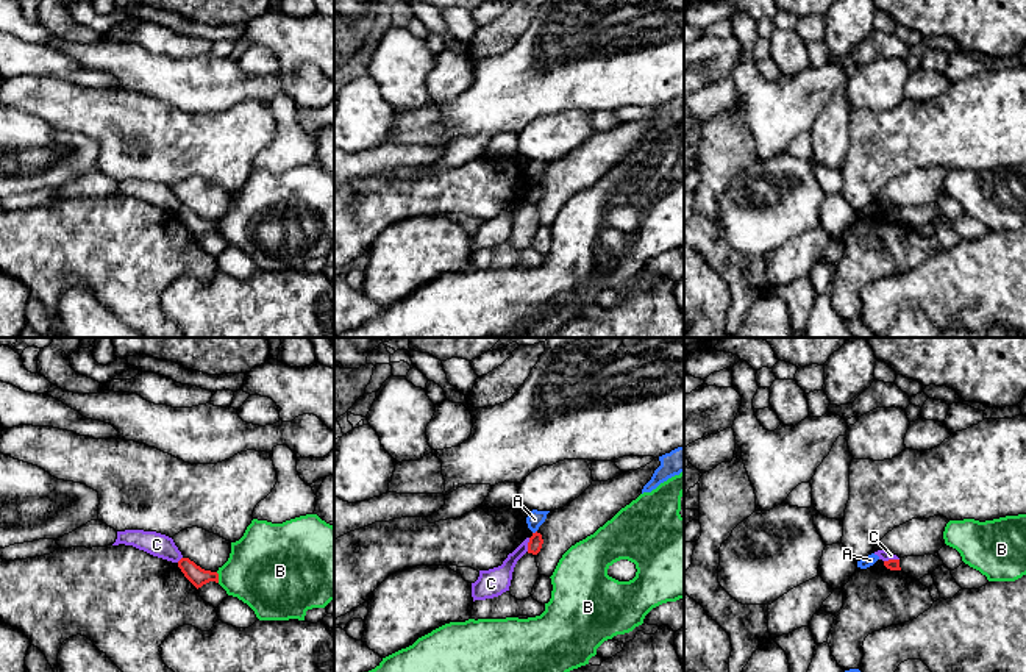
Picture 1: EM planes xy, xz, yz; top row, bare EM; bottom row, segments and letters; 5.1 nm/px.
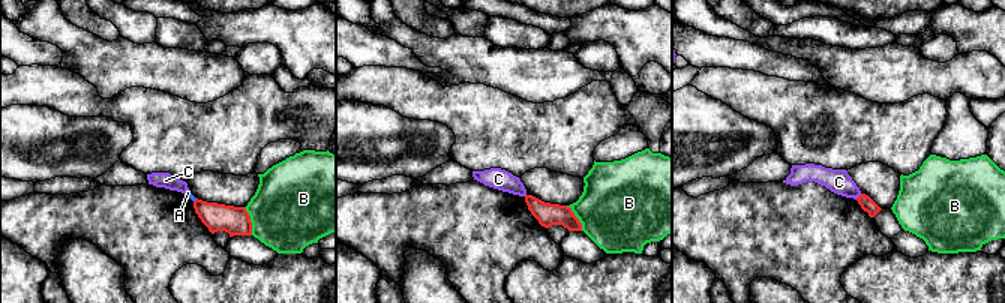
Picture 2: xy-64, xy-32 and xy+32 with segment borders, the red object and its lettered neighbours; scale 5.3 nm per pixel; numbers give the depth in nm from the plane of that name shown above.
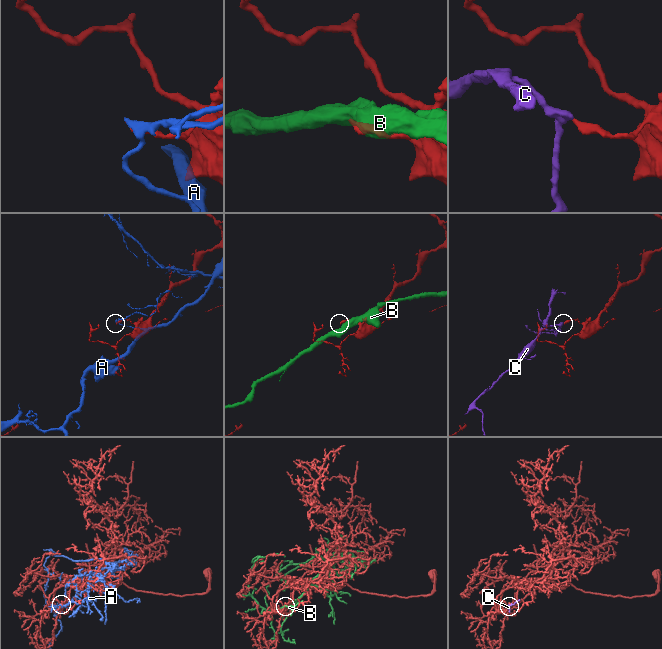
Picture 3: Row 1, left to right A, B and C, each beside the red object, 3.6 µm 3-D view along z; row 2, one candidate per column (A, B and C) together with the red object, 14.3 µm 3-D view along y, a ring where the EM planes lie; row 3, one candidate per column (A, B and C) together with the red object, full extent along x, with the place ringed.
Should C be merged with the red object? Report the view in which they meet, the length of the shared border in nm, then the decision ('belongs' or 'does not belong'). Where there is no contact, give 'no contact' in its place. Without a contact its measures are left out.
yz | 80 nm | does not belong

